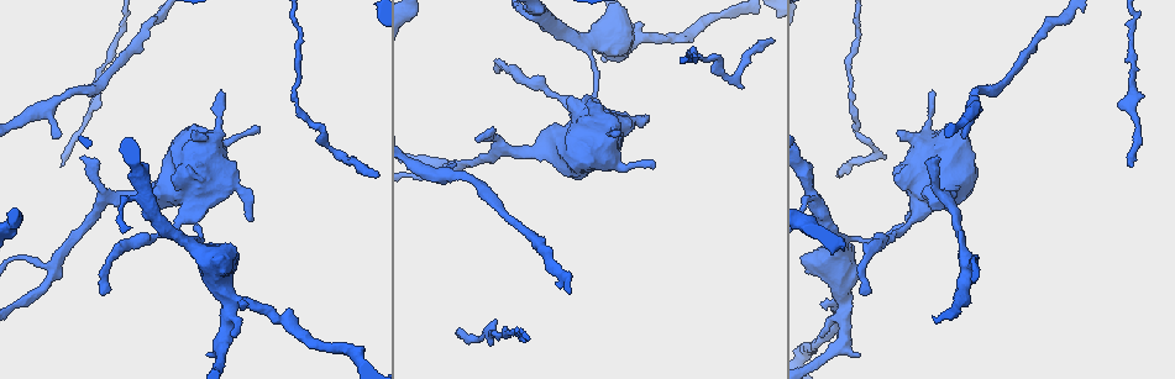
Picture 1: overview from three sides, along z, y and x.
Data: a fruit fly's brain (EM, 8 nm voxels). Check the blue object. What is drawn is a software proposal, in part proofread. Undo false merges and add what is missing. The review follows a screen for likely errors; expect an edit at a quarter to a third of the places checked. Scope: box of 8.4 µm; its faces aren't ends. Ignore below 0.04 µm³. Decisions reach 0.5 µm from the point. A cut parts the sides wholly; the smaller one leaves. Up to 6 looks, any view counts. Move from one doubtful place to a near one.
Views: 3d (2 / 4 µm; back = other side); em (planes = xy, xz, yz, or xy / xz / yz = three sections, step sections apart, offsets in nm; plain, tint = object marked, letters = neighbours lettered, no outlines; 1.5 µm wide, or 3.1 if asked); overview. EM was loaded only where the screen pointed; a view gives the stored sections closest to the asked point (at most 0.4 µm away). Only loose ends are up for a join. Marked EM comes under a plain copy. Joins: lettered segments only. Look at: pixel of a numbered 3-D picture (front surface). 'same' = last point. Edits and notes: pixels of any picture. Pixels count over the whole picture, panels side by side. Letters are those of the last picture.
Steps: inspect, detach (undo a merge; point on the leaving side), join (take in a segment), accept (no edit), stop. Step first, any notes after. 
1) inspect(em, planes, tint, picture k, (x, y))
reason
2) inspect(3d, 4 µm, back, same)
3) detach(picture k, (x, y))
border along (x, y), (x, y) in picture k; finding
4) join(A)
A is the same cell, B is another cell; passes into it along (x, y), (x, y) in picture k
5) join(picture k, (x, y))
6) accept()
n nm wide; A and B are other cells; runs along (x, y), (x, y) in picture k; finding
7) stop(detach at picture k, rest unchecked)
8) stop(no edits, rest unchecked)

inspect(3d, 4 µm, picture 1, (893, 233))
calibre changes

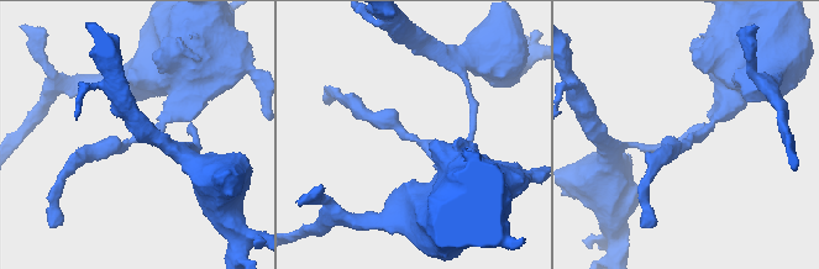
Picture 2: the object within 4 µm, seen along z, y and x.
inspect(em, planes, letters, picture 2, (693, 135))
arms of 220, 340 nm

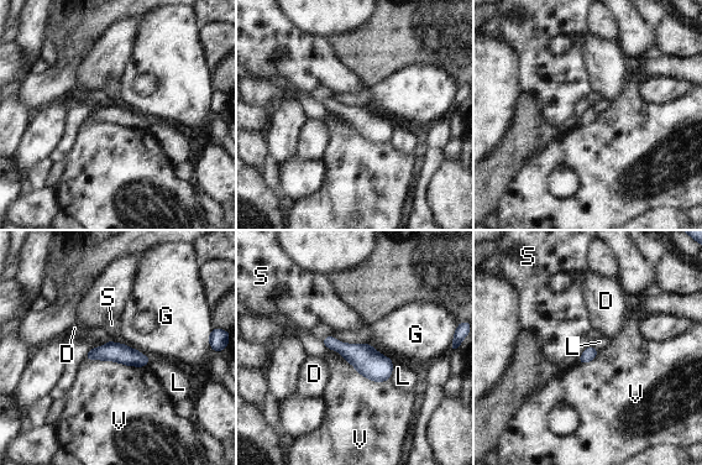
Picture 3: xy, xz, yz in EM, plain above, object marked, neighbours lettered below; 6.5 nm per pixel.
accept()
80 nm wide; V touches over 400 nm; D, G, L, S and V are other cells; one neuron here

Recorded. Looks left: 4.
inspect(em, xz, step 4, letters, picture 1, (939, 157))
free end

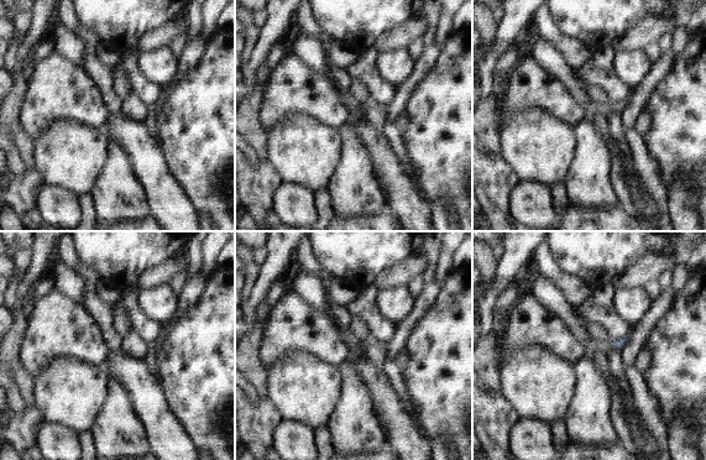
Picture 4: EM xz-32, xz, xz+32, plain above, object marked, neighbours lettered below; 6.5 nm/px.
inspect(em, planes, letters, same)

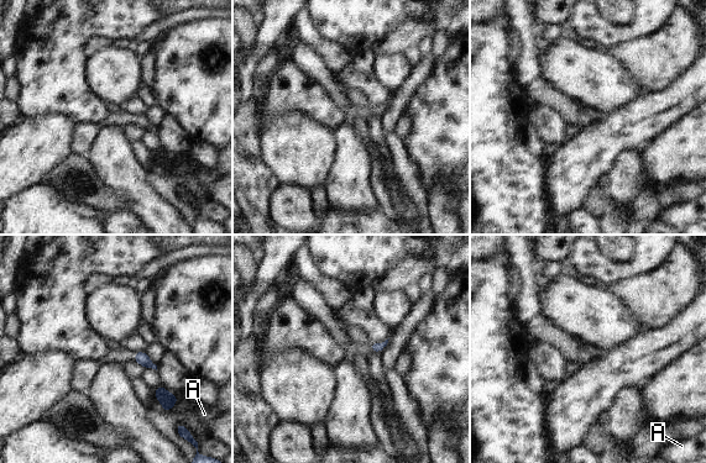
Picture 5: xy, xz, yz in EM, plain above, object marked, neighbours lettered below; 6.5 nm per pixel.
accept()
A is another cell; border along (177, 395), (177, 401), (168, 410) in picture 5; none of them fits

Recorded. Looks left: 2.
inspect(em, xy, step 4, letters, picture 1, (858, 357))
free end

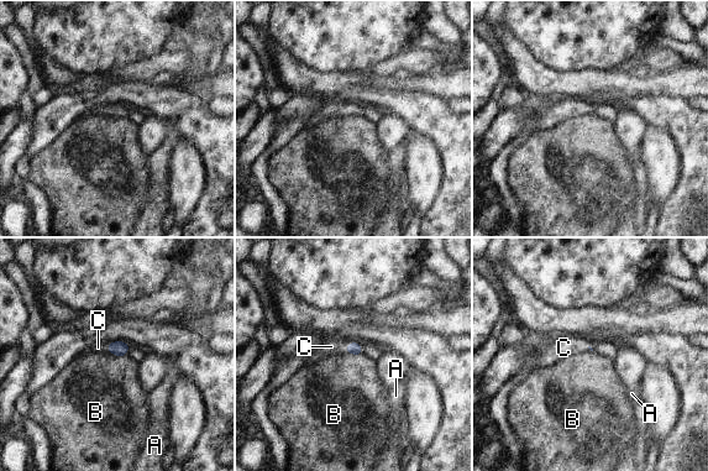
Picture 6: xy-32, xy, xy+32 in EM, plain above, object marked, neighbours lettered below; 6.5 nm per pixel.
join(C)
C is the same cell, A and B are other cells; the neuron continues

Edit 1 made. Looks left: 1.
stop(join at picture 6, rest unchecked)

